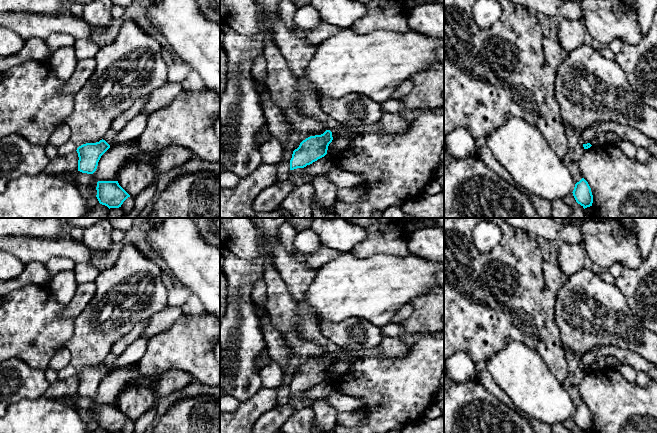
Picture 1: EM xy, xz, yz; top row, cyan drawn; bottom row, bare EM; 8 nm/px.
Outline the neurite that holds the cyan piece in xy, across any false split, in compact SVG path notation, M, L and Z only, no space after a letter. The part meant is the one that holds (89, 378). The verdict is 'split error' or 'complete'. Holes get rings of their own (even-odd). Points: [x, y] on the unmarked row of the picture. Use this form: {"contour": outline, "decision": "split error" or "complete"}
{"contour": "M105 364L96 367L86 367L77 372L78 395L93 398L98 390L101 380L110 372Z", "decision": "complete"}

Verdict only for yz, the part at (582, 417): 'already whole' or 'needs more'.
already whole

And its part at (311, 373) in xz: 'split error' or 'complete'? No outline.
complete

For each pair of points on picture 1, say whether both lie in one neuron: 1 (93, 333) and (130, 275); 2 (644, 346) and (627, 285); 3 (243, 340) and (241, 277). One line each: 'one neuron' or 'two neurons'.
1: one neuron
2: two neurons
3: one neuron

